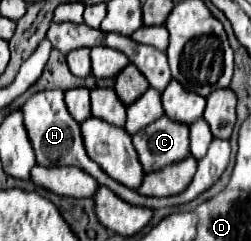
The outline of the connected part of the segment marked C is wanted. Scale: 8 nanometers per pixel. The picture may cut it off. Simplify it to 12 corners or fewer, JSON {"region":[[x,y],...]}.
{"region":[[161,117],[133,135],[145,173],[189,157],[189,125]]}

